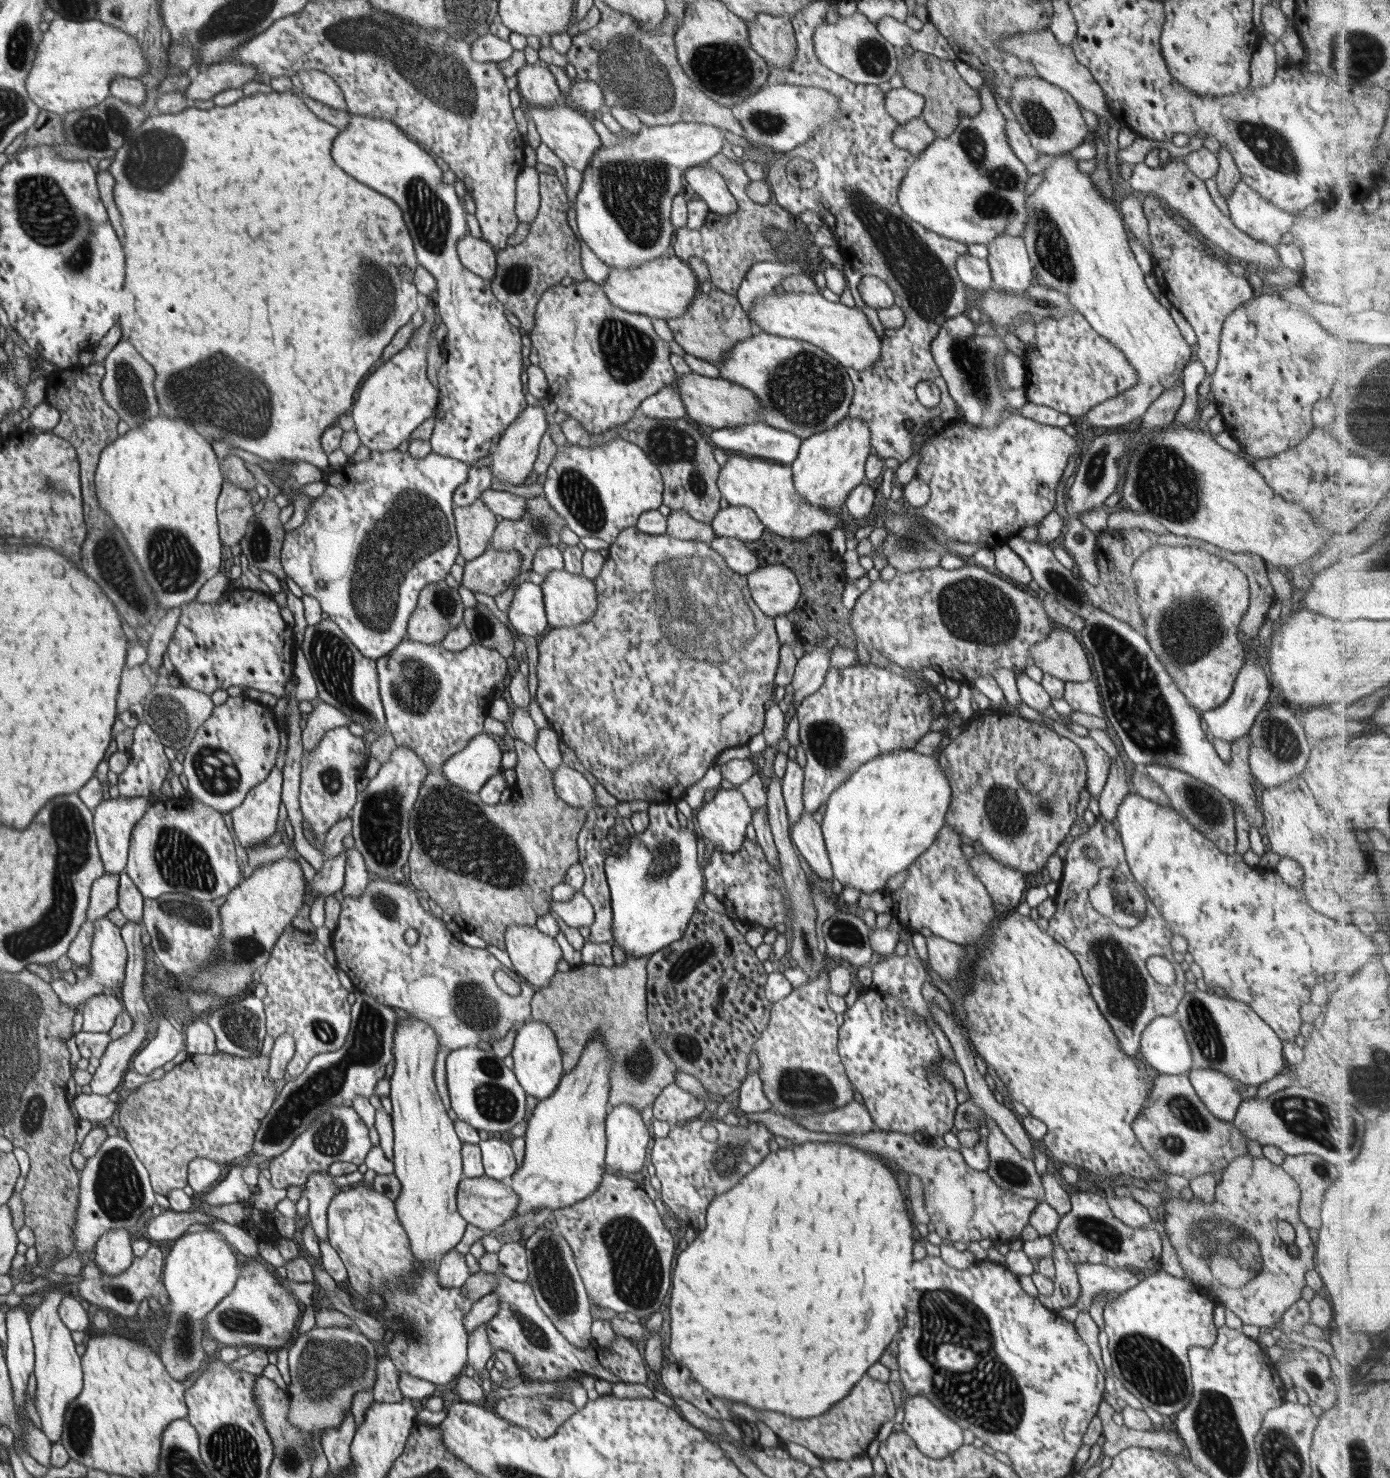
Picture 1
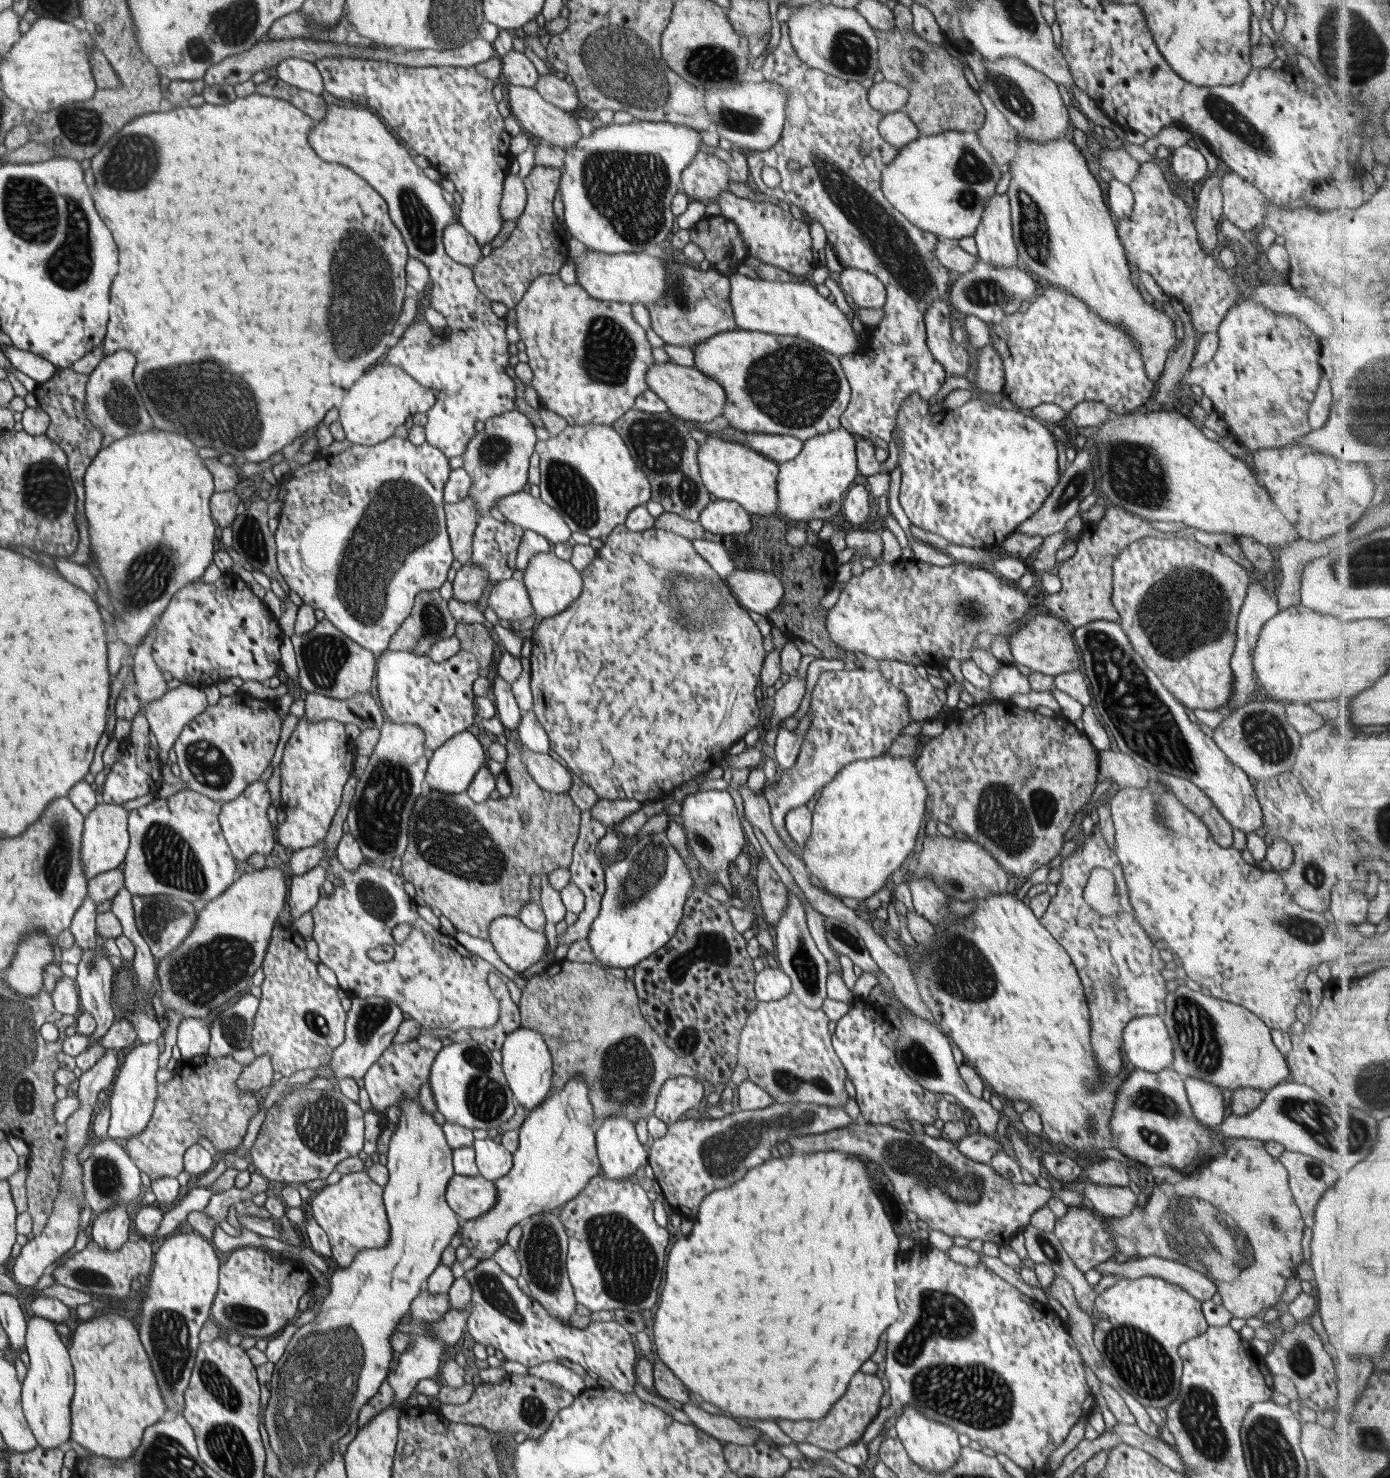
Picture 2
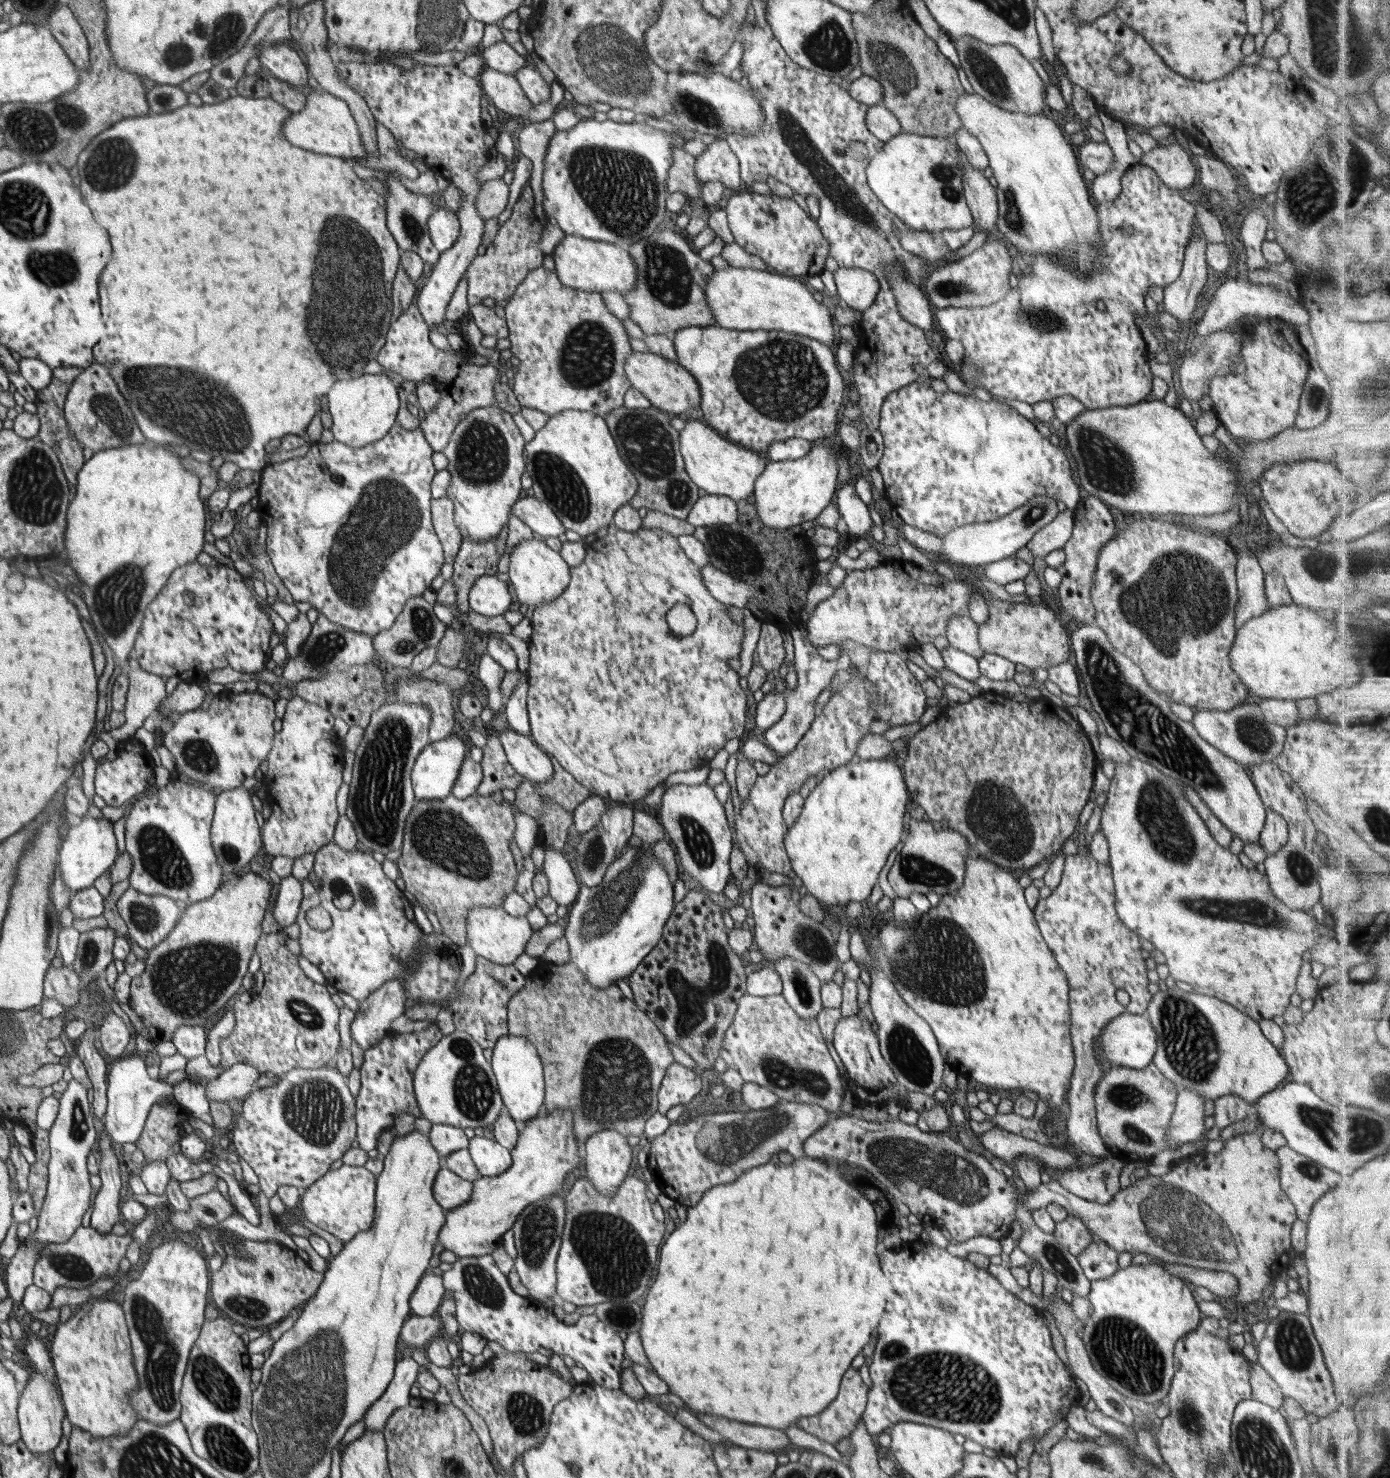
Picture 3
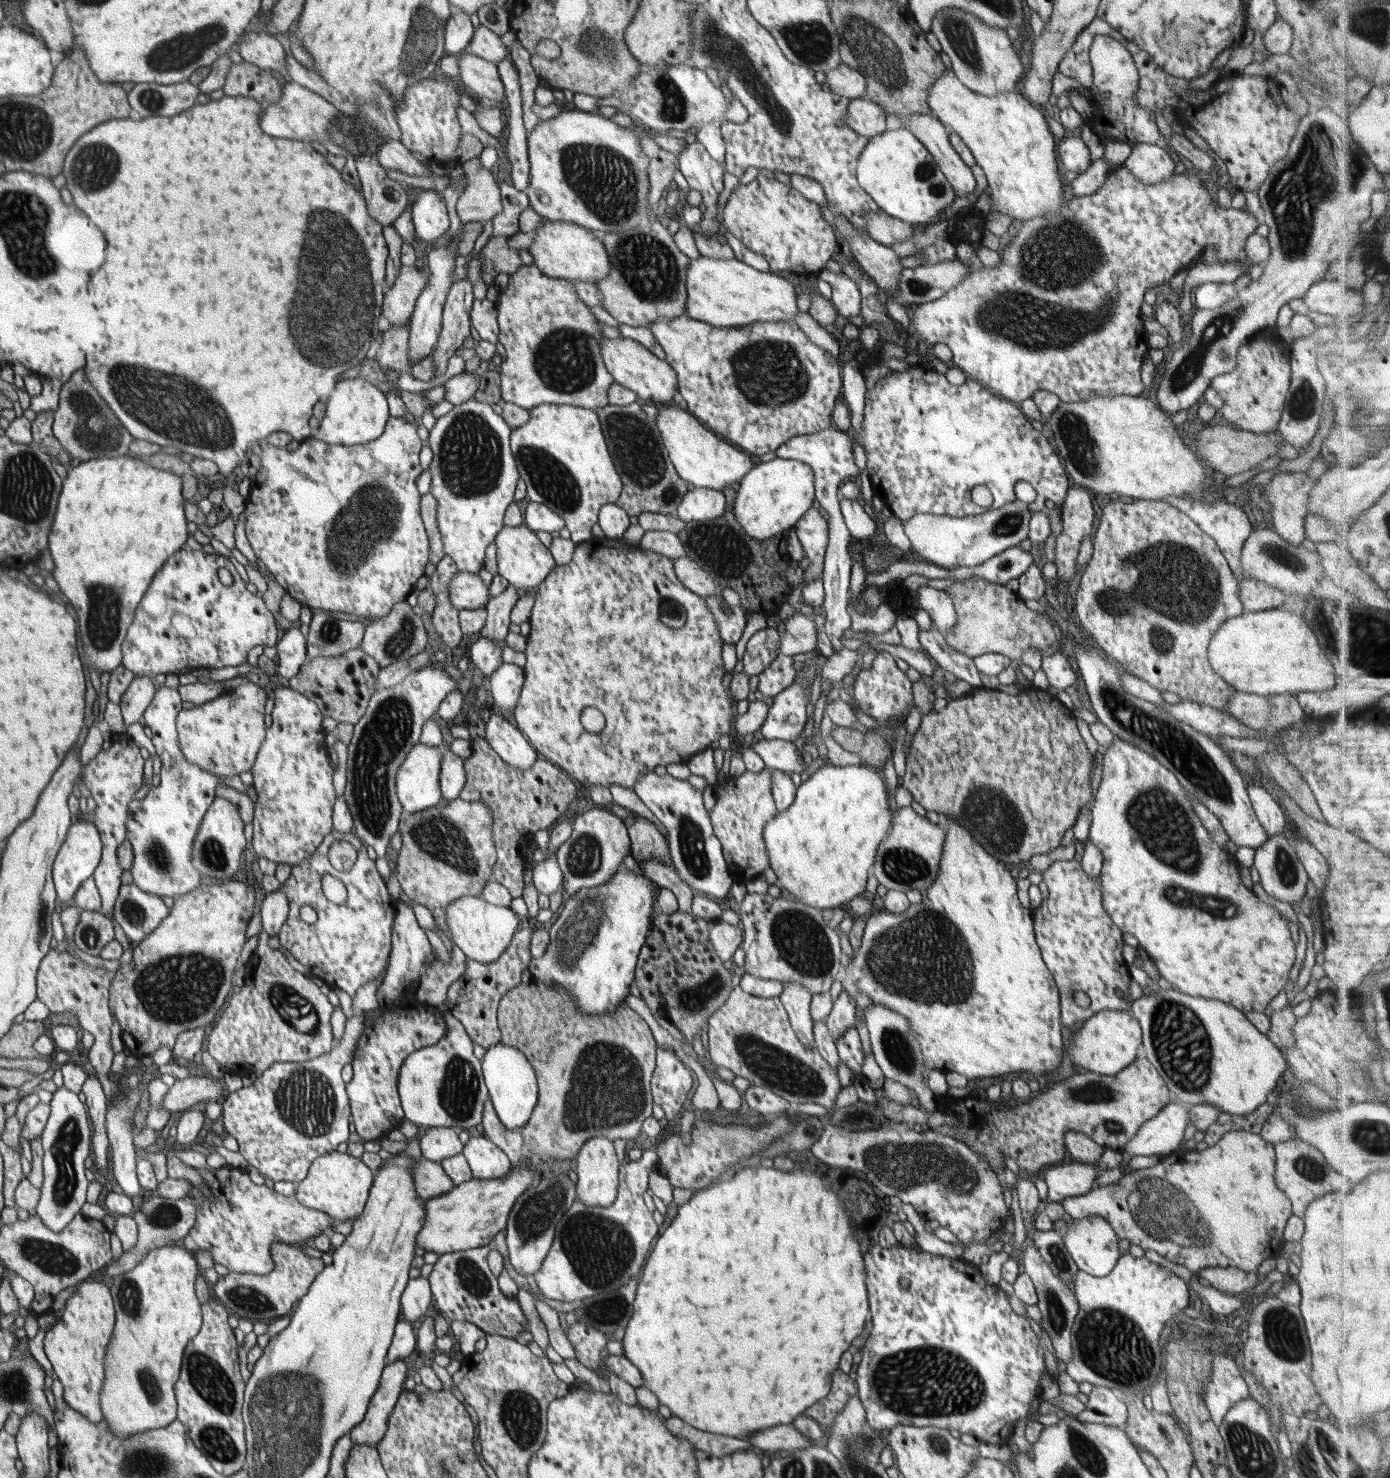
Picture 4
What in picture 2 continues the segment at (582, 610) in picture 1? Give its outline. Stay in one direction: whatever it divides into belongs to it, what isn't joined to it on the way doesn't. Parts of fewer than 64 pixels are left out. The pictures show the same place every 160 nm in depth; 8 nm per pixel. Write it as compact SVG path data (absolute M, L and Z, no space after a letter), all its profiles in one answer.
M553 551L535 554L523 575L522 582L528 589L535 614L535 627L538 627L541 620L564 612L582 592L583 580L580 572L570 564L570 561L558 558Z

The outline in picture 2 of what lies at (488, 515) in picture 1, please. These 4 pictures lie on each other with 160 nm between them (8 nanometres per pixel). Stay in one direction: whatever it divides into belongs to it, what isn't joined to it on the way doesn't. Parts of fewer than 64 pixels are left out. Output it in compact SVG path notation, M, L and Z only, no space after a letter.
M467 497L454 504L446 503L444 507L447 517L447 531L451 537L451 547L455 549L455 557L464 566L472 558L472 545L475 530L481 518L475 500Z

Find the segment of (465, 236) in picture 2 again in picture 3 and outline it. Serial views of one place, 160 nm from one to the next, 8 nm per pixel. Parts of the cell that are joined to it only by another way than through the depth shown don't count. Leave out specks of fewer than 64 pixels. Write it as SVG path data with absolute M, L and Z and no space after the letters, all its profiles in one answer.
M441 206L428 219L428 228L435 247L442 254L458 242L462 225L454 211Z

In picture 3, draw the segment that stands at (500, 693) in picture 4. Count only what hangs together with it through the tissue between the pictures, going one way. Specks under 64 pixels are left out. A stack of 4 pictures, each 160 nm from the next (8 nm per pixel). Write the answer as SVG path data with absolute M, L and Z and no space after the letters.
M522 670L523 677L514 693L505 700L505 712L503 713L508 723L518 734L531 734L531 724L528 718L527 709L527 675Z

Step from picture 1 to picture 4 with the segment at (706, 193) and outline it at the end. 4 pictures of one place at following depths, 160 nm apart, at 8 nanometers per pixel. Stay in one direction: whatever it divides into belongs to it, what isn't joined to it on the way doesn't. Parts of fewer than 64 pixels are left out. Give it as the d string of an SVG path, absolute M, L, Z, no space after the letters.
M762 174L751 183L735 187L723 213L721 223L723 231L739 238L752 252L762 254L769 262L771 272L790 270L802 277L819 274L838 248L835 230L827 223L819 205L804 198L804 195L791 185L786 185L777 179L768 179Z

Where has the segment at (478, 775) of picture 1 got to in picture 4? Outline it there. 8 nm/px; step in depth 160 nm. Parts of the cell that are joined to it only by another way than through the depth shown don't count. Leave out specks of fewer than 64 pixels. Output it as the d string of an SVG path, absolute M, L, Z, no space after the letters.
M418 743L396 776L396 792L404 814L436 807L442 801L440 766L445 747Z

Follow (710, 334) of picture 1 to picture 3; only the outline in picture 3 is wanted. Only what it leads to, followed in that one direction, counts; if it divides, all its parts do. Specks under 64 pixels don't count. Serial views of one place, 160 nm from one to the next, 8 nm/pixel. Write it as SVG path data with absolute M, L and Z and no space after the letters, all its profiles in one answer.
M670 230L656 231L652 236L628 246L628 252L636 263L637 285L622 296L630 309L629 318L644 334L673 337L680 329L714 325L704 289L715 267L693 251L682 234Z

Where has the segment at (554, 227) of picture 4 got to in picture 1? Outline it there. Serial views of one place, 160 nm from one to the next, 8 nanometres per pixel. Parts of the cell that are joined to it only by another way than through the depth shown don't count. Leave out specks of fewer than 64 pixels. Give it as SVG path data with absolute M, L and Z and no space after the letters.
M667 255L634 268L609 267L608 278L600 286L610 304L614 304L617 308L664 321L682 317L690 307L695 293L700 290L698 279L688 262Z

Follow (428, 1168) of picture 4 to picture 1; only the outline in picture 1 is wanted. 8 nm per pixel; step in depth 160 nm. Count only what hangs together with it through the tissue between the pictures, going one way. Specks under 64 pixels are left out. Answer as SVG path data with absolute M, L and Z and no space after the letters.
M487 1174L464 1178L458 1188L458 1209L468 1224L485 1232L504 1226L517 1213L519 1198L509 1181L494 1180Z

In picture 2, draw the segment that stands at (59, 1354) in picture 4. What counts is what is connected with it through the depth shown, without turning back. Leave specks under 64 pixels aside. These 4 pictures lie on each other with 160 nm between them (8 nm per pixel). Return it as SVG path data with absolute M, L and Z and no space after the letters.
M100 1306L95 1316L78 1324L71 1333L70 1355L75 1367L75 1397L72 1400L72 1440L96 1456L130 1458L143 1442L148 1427L159 1422L166 1414L167 1404L160 1393L158 1377L151 1365L147 1349L140 1340L139 1330L132 1322L103 1311Z

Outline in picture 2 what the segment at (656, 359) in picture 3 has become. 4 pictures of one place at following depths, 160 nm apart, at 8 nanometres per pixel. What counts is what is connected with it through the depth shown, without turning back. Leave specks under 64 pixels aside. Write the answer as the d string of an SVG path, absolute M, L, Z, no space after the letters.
M667 362L666 364L654 364L648 372L644 373L645 382L649 389L655 392L667 405L669 411L684 422L692 424L711 423L725 412L725 400L727 396L724 387L715 380L698 372L694 367L679 366Z

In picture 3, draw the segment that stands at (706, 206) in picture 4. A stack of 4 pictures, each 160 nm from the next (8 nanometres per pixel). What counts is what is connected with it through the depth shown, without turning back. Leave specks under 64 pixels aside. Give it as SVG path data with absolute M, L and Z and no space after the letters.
M724 138L708 145L702 155L696 158L696 176L701 183L722 182L727 189L738 191L740 183L740 163Z

